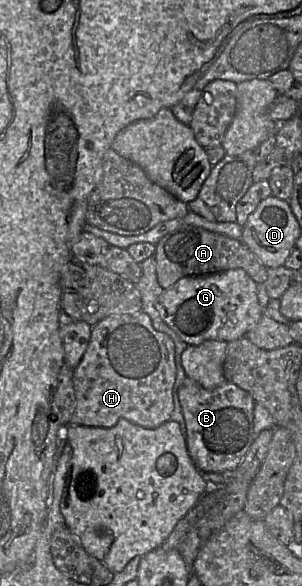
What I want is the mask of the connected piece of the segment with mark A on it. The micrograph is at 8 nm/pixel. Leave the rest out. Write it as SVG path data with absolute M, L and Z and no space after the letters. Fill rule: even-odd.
M186 225L163 236L156 244L156 276L159 285L168 289L187 276L207 276L229 269L243 269L257 284L267 280L267 267L242 242L204 228Z

